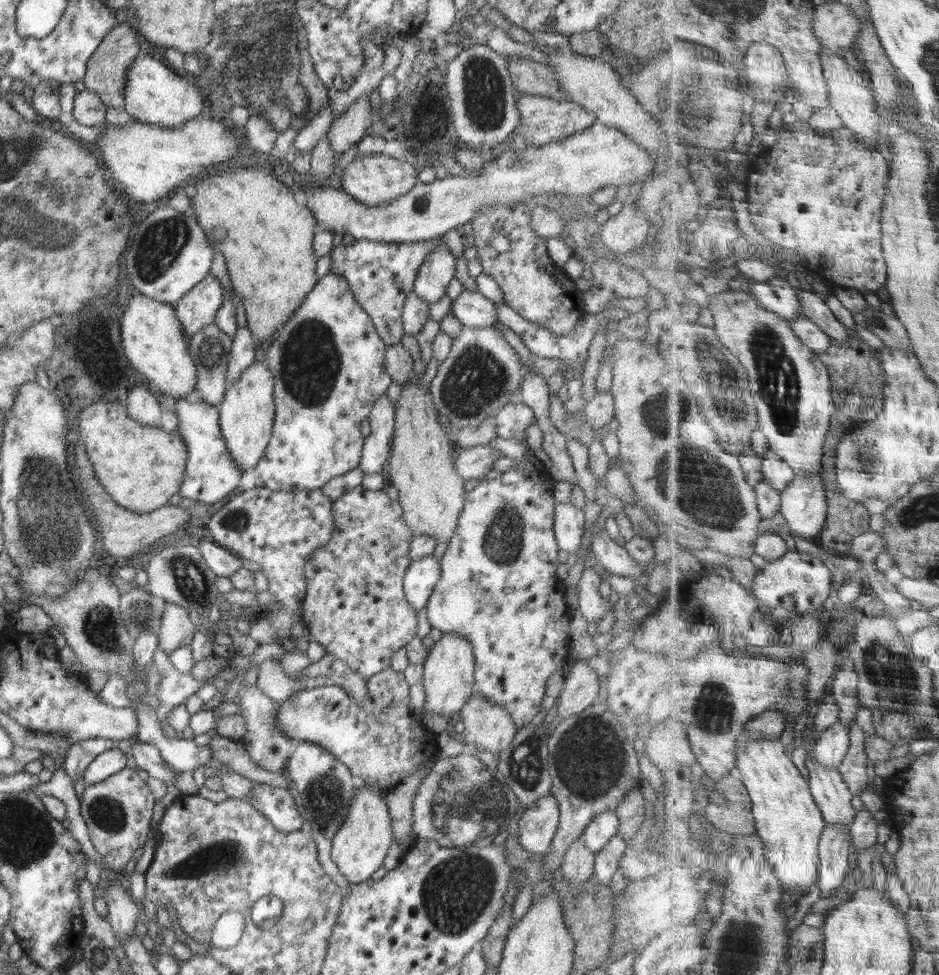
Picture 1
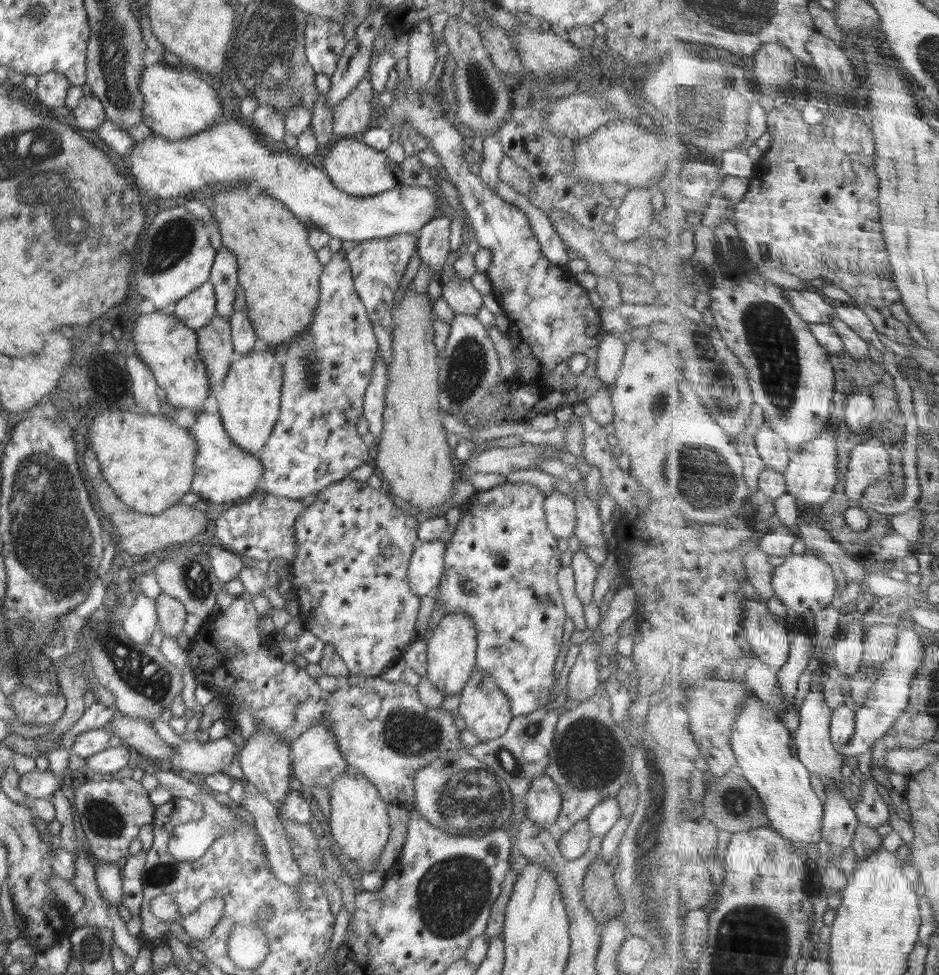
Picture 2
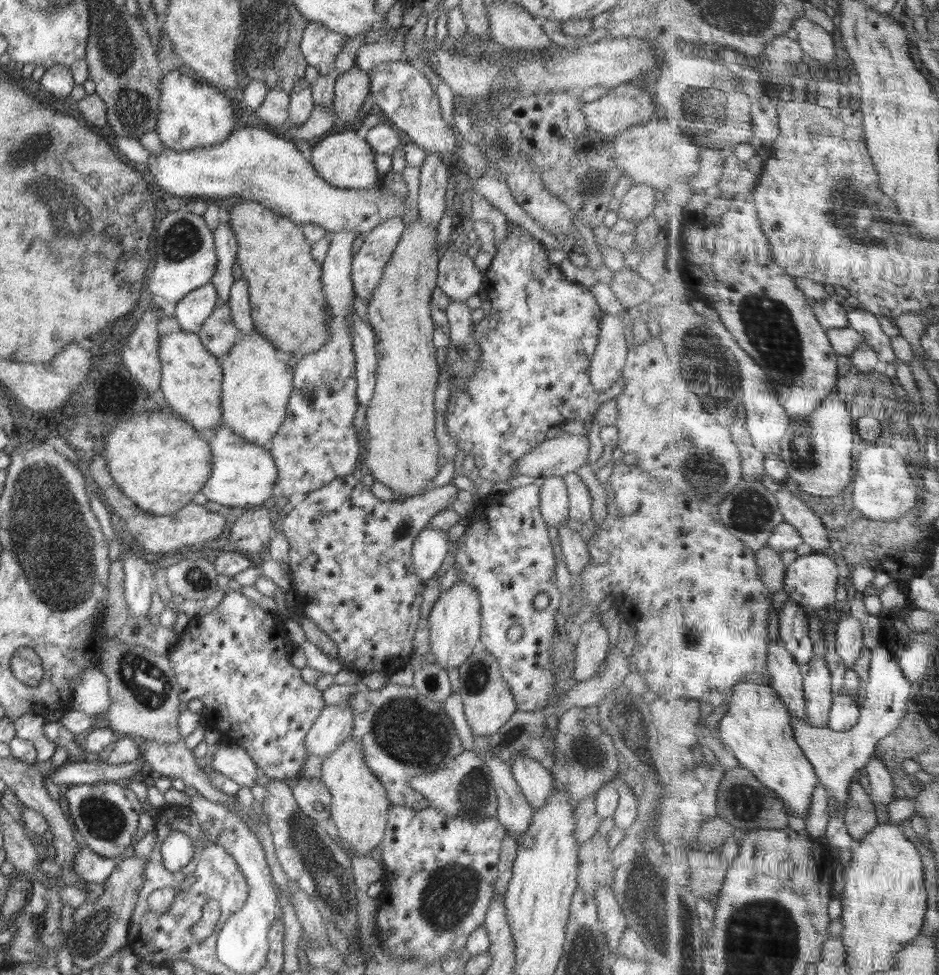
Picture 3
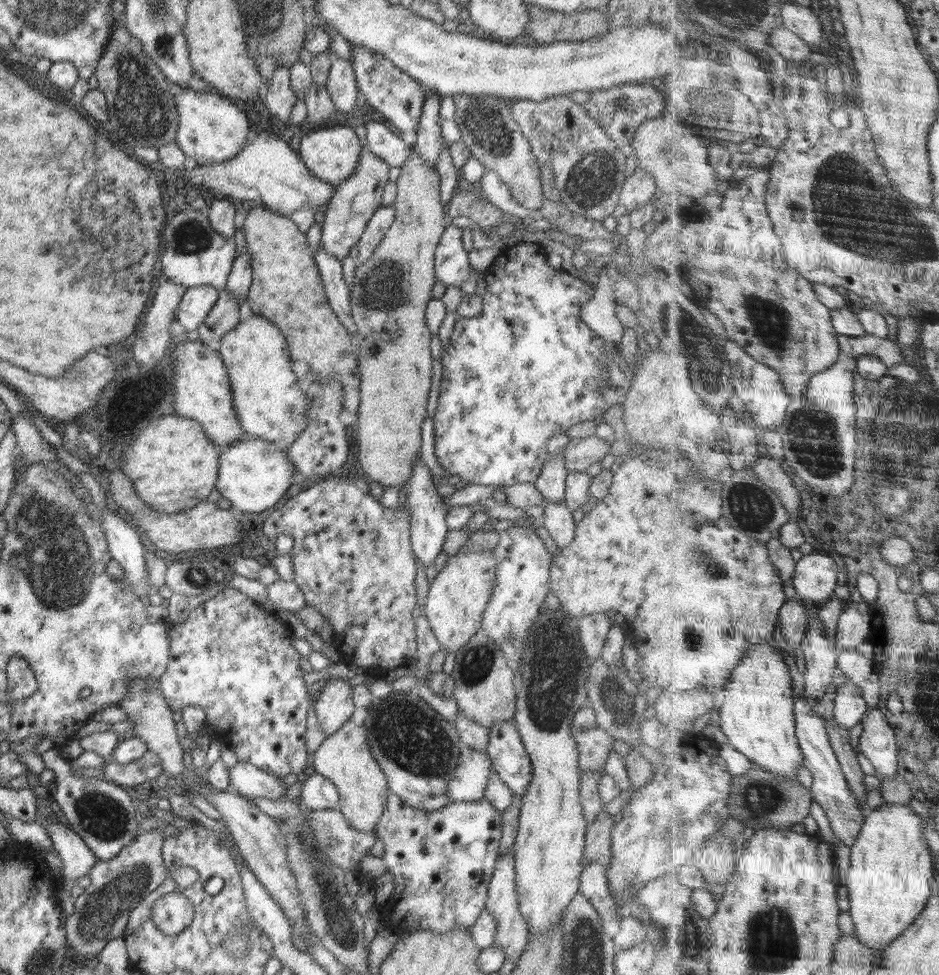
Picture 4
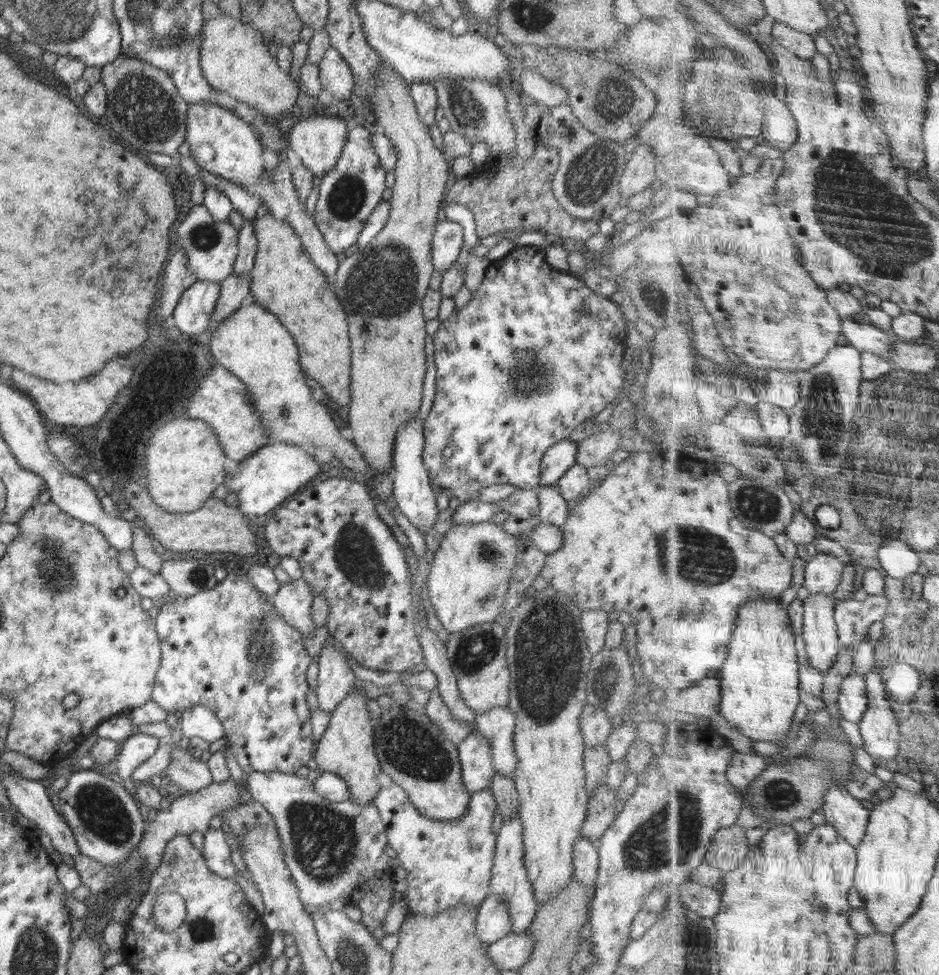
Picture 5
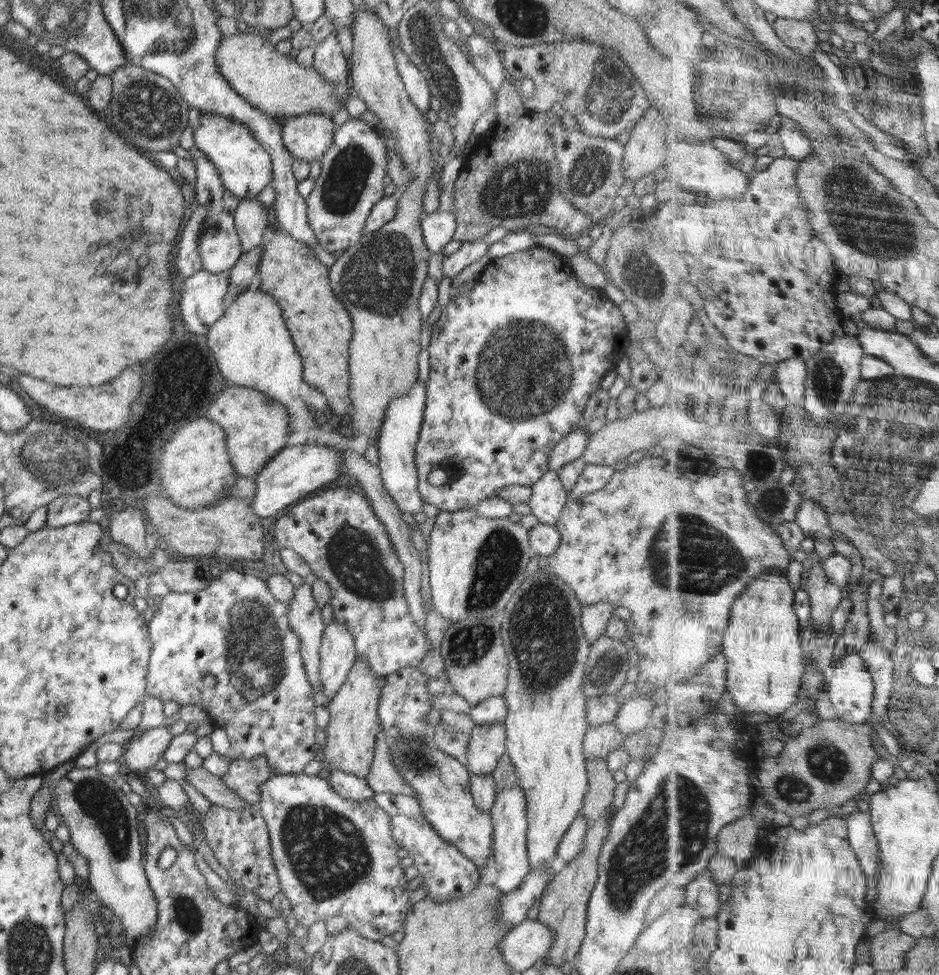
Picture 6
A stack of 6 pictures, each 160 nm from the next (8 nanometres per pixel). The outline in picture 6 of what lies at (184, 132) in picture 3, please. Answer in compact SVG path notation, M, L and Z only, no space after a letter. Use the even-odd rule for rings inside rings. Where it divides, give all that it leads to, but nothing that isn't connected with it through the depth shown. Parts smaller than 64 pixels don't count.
M190 107L189 125L193 128L196 148L216 167L225 190L230 190L240 199L254 199L271 184L271 156L257 140L254 140L245 123Z

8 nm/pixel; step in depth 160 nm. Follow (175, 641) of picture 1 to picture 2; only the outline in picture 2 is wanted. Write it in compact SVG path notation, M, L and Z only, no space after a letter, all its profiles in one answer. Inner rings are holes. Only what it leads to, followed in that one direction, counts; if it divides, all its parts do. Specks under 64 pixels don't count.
M161 592L154 600L160 628L164 635L177 640L178 634L184 635L184 622L187 616L185 606L179 600Z

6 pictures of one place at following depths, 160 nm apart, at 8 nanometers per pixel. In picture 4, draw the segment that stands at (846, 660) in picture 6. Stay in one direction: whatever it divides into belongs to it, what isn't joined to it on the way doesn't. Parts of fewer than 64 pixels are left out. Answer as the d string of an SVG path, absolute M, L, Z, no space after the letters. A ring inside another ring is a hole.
M852 682L837 685L831 697L831 703L838 724L848 729L863 723L870 709L862 686Z

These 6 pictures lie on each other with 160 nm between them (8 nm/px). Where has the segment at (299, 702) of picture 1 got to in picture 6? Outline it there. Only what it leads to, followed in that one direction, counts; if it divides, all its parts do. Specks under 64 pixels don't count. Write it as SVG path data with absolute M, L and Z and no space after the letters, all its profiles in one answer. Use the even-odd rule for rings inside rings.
M394 739L389 747L394 768L416 792L422 814L440 838L455 846L474 865L485 867L493 854L493 822L490 813L474 805L467 767L425 739Z

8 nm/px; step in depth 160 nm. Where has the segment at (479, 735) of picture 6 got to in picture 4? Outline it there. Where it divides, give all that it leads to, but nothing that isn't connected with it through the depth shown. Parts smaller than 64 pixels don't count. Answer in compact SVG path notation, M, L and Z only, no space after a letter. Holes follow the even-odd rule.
M463 744L454 775L446 785L446 796L451 802L484 800L490 766L491 762L484 752L472 750Z

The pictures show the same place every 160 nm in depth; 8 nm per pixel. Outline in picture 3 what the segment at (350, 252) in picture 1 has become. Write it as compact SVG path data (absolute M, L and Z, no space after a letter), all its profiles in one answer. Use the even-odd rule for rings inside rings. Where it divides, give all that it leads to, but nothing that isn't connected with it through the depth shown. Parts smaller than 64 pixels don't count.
M392 217L378 223L366 234L365 240L360 241L360 250L353 256L351 274L354 293L364 302L372 300L374 288L382 280L384 265L392 258L404 227L400 217Z

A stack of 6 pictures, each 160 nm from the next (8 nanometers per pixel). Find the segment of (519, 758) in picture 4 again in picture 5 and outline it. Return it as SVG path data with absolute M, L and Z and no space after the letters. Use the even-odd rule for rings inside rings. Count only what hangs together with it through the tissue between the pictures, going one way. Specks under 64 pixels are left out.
M496 707L475 715L476 729L490 744L495 774L514 780L518 759L514 753L515 716L508 707Z

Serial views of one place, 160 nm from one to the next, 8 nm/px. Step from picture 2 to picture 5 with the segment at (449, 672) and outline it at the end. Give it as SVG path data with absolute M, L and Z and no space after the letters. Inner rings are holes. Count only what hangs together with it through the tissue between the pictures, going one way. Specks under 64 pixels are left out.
M489 521L465 525L452 524L452 528L444 534L439 548L434 553L427 578L429 599L443 628L451 633L462 632L470 626L496 620L505 606L514 568L517 567L517 554L519 554L519 544L514 540L514 535L504 532L499 524Z

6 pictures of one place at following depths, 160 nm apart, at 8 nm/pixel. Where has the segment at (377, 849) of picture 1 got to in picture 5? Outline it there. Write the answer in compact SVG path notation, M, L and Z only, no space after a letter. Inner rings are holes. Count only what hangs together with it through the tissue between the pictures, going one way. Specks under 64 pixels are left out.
M360 681L353 684L353 689L344 697L344 700L331 712L330 723L322 739L316 742L313 764L323 772L332 772L345 783L350 794L350 802L356 806L374 804L382 786L378 780L380 762L374 752L374 730L372 716L367 704L370 698L363 693Z

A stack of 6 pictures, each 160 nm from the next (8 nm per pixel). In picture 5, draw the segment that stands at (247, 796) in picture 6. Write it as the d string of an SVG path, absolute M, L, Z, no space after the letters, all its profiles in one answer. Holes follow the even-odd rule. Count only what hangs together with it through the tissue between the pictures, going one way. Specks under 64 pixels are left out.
M231 777L223 782L224 784L210 784L206 788L187 796L171 799L171 806L168 810L158 812L155 821L145 823L145 831L141 843L136 850L122 862L120 867L102 865L88 856L78 854L74 856L74 869L78 872L81 884L90 889L90 895L84 903L88 906L86 916L83 918L86 929L90 930L96 937L100 938L103 930L108 924L120 922L124 924L126 907L132 902L132 898L140 896L142 882L150 883L152 874L164 864L167 842L177 834L191 835L193 832L205 833L209 829L210 820L223 811L243 802L240 798L240 790L236 780Z

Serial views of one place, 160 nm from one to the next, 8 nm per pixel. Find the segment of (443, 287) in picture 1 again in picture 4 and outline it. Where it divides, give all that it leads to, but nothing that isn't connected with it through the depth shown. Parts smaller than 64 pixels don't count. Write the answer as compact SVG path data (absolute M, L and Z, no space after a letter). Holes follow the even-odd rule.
M426 90L424 104L417 128L417 153L431 168L436 169L438 156L443 148L441 135L441 118L439 117L441 98L437 93Z

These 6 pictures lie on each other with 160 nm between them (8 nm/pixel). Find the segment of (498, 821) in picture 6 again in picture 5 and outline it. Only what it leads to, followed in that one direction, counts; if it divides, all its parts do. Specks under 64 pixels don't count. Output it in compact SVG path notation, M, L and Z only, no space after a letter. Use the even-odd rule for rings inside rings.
M518 817L507 821L502 820L500 831L497 833L490 892L499 896L499 899L508 905L511 914L512 928L515 933L526 933L532 924L537 911L537 898L534 889L528 882L526 868L524 868L523 826Z

